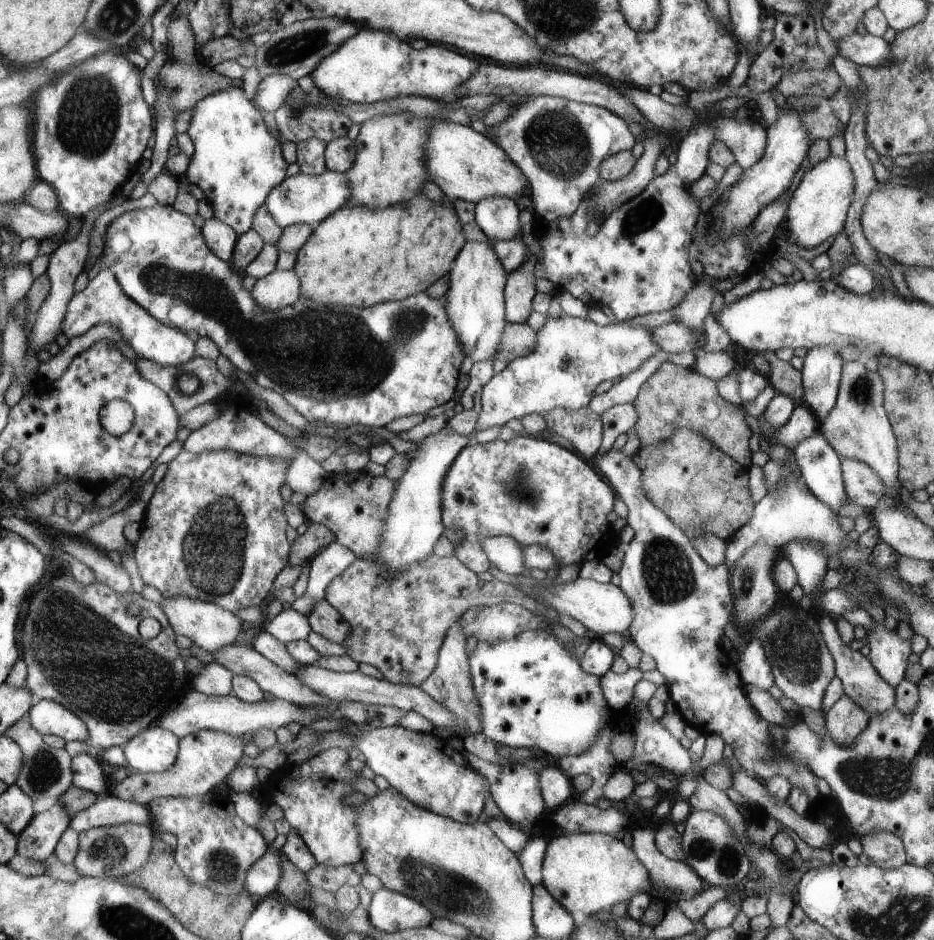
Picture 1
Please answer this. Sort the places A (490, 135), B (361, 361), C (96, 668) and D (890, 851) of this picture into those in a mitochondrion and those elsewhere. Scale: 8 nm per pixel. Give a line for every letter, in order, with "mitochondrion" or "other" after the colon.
A: other
B: mitochondrion
C: mitochondrion
D: other

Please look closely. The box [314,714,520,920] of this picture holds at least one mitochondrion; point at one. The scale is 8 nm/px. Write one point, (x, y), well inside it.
(447, 889)

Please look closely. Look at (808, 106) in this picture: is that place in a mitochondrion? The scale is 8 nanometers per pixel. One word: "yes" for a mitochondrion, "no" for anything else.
yes

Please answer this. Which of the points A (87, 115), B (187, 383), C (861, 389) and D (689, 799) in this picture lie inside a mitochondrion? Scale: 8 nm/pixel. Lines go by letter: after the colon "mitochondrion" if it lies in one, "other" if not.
A: mitochondrion
B: mitochondrion
C: mitochondrion
D: other

